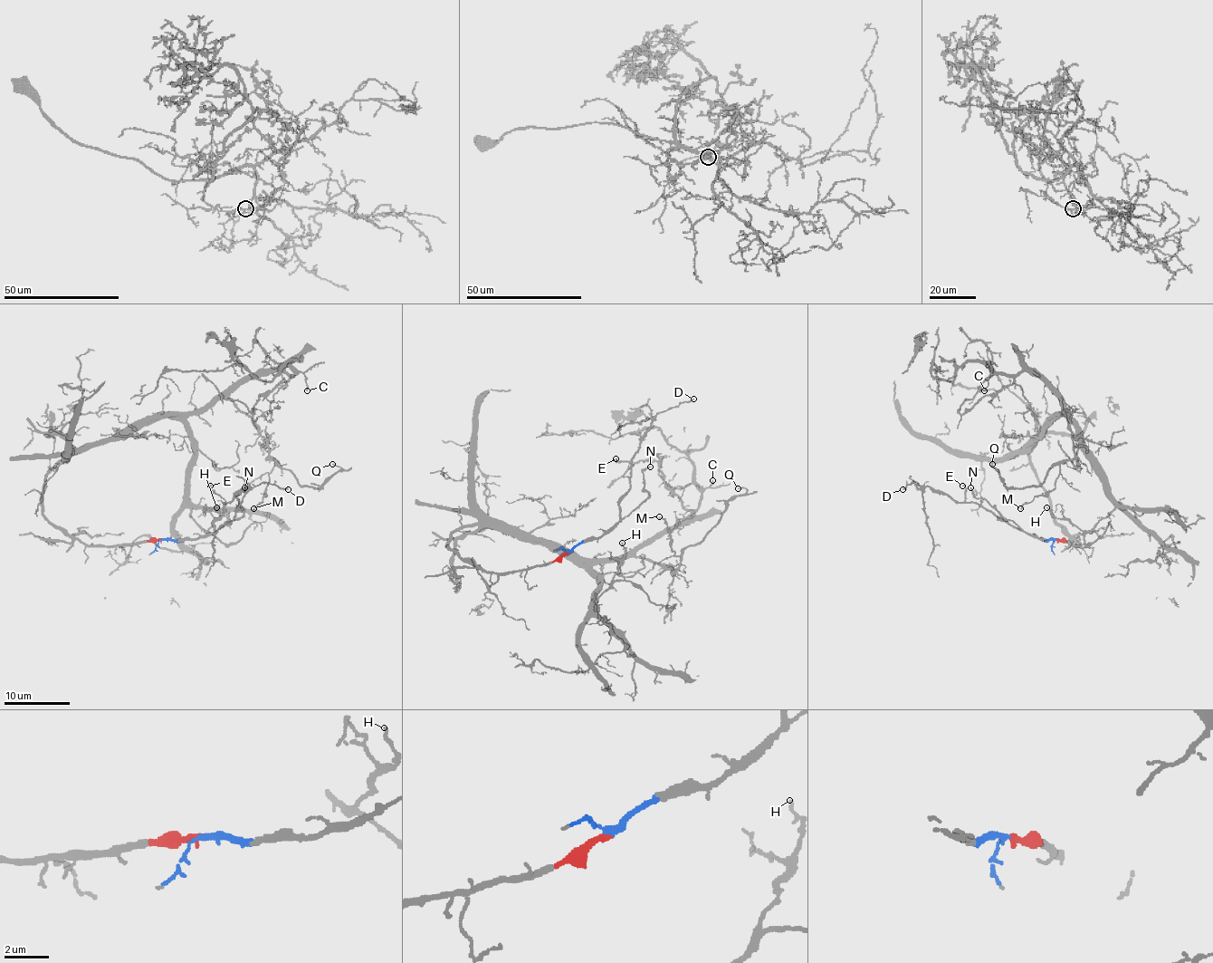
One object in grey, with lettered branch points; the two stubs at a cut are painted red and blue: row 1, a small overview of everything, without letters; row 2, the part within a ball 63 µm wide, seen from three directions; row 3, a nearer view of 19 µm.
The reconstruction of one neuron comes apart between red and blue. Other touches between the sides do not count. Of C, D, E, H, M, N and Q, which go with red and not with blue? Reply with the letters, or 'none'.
C, H, M, Q

